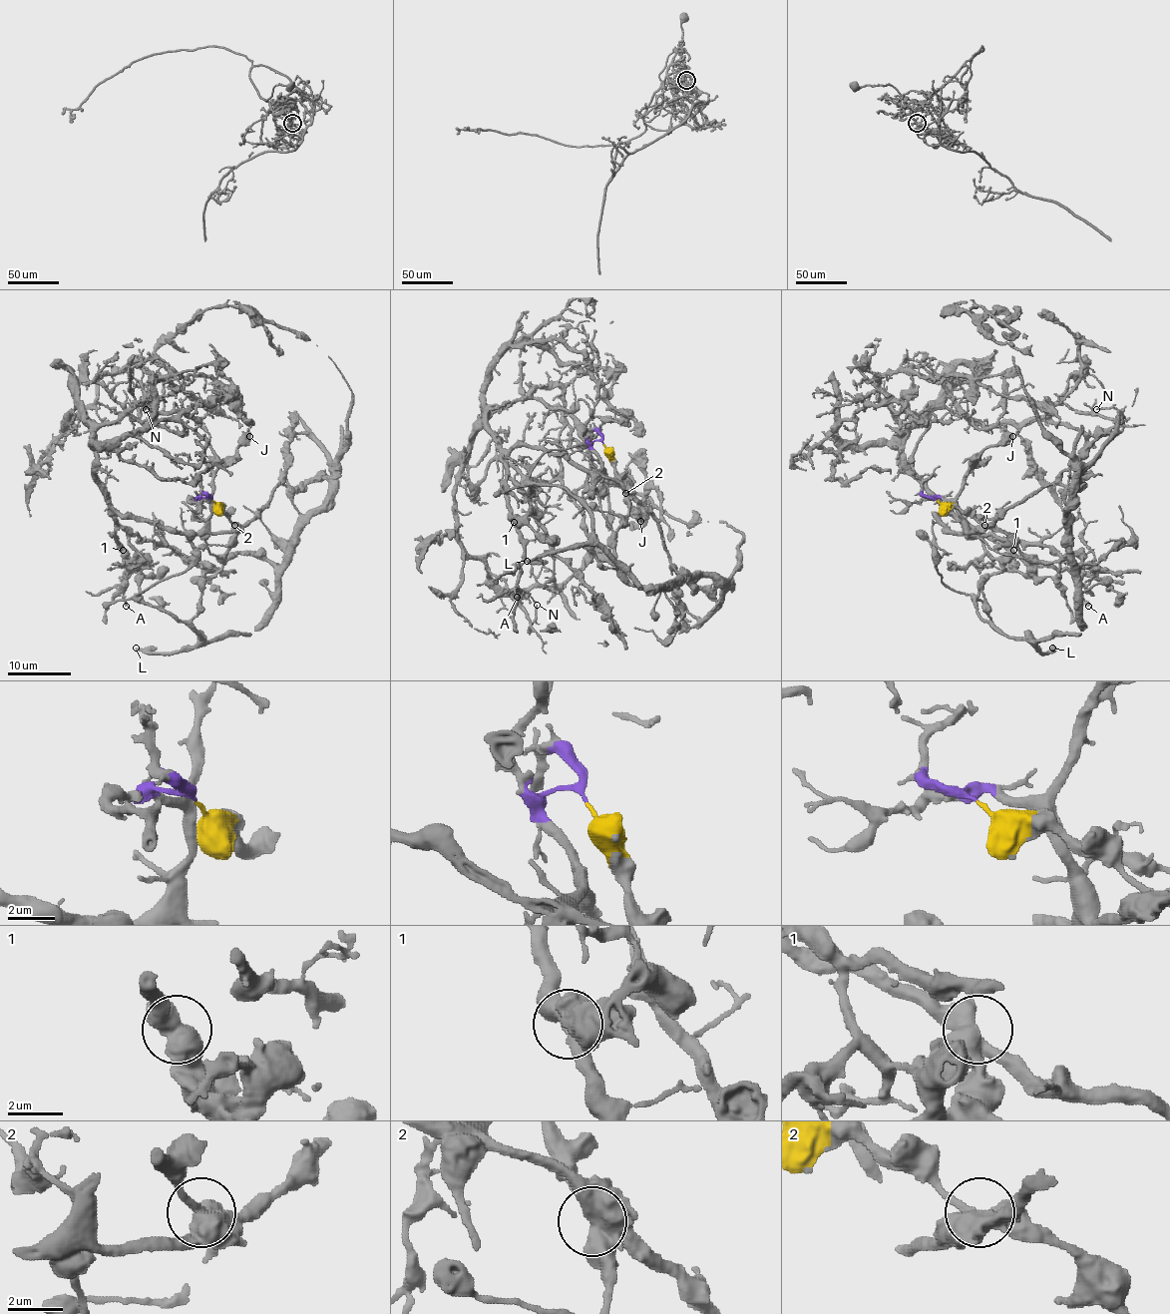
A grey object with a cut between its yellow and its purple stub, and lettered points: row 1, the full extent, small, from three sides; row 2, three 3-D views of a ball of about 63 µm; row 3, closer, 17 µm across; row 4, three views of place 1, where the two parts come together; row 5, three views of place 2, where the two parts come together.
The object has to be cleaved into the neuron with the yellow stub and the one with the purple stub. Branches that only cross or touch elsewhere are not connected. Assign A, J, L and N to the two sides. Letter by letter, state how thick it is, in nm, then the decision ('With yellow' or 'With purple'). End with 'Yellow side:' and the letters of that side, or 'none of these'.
A: Thickness 280 nm. With purple
J: Thickness 440 nm. With purple
L: Thickness 320 nm. With yellow
N: Thickness 170 nm. With purple
Yellow side: L

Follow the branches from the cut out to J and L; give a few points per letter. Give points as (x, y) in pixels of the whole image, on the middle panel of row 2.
J: (602, 444), (599, 441), (591, 442), (591, 450), (604, 472), (626, 490), (631, 511), (641, 522)
L: (602, 444), (628, 506), (615, 568), (629, 582), (666, 587), (642, 589), (596, 546), (527, 562)

